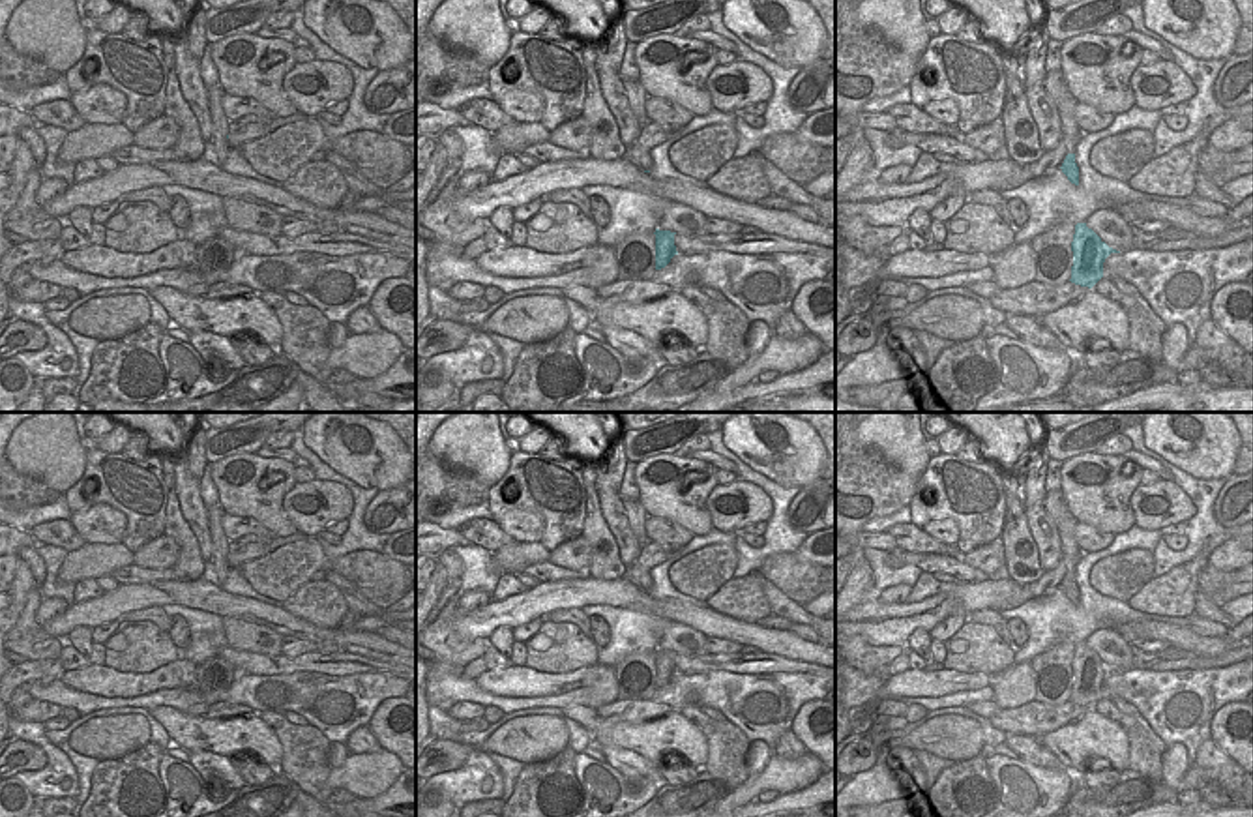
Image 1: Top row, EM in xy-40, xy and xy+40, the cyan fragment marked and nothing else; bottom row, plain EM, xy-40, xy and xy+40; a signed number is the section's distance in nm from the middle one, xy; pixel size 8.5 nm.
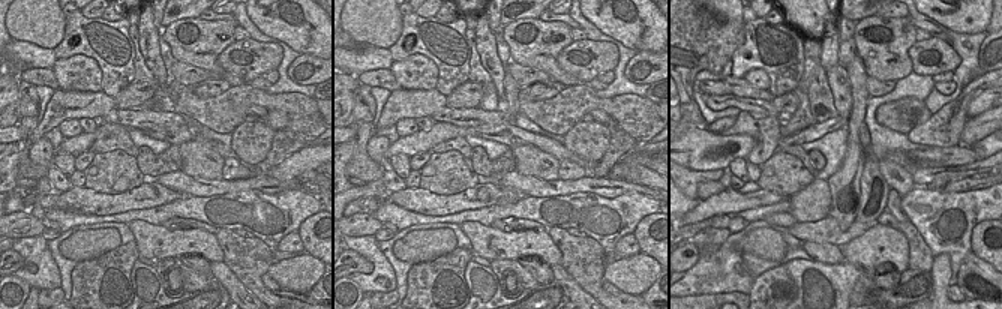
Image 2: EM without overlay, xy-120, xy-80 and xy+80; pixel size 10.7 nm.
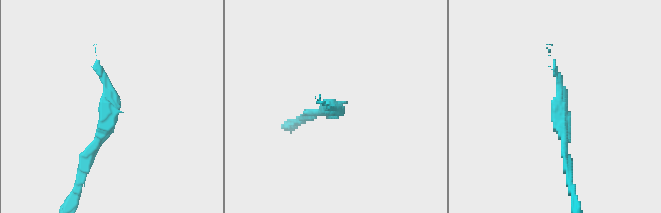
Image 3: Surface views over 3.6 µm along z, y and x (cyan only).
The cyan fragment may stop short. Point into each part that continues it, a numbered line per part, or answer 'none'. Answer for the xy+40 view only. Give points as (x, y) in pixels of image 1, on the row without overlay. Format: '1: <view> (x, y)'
none

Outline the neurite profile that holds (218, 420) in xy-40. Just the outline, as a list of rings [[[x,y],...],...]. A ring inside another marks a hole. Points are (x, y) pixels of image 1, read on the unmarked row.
[[[199,412],[199,414],[202,425],[221,429],[221,427],[234,425],[238,422],[245,422],[249,418],[257,418],[264,412]]]

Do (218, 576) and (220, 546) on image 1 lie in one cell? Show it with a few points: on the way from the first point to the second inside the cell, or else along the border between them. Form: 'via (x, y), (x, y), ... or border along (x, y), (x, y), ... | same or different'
via (218, 568), (220, 553) | same

